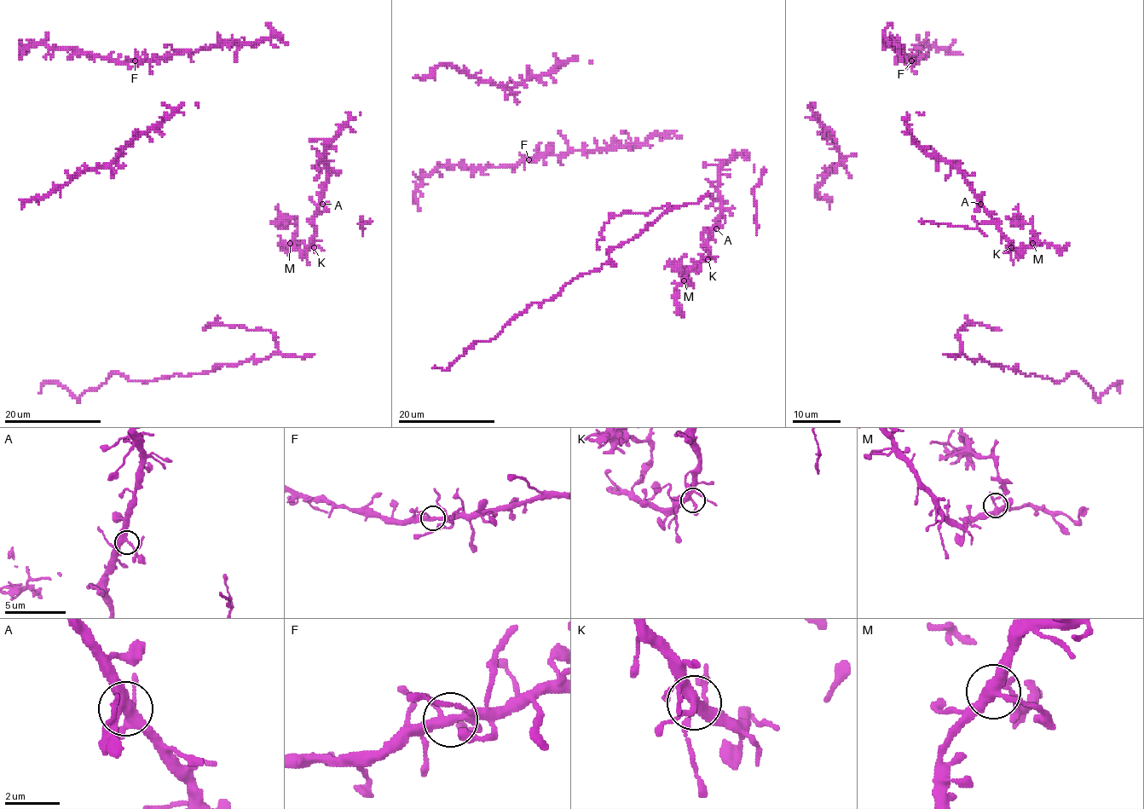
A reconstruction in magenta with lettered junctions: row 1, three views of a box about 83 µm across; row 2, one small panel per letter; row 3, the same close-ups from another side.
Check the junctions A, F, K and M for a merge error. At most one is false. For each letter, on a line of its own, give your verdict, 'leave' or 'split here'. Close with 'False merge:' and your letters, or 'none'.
A: leave
F: leave
K: leave
M: split here
False merge: M

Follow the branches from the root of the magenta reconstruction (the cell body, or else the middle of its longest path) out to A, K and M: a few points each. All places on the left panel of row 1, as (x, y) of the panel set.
A: (325, 157), (326, 183), (322, 204)
K: (325, 157), (326, 183), (314, 219), (316, 231), (314, 247)
M: (325, 157), (326, 183), (314, 219), (316, 231), (314, 242), (305, 250), (296, 250), (289, 242)

